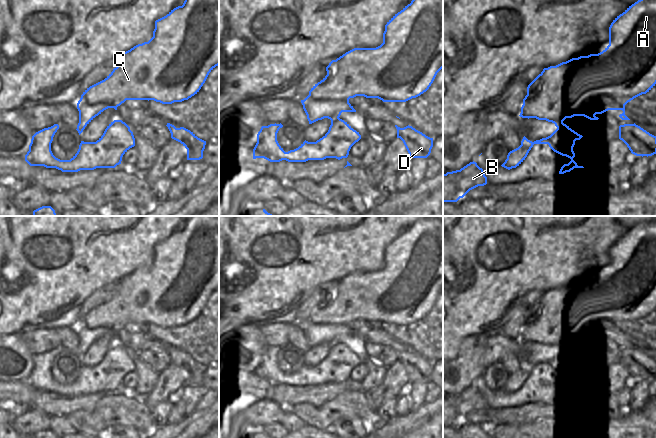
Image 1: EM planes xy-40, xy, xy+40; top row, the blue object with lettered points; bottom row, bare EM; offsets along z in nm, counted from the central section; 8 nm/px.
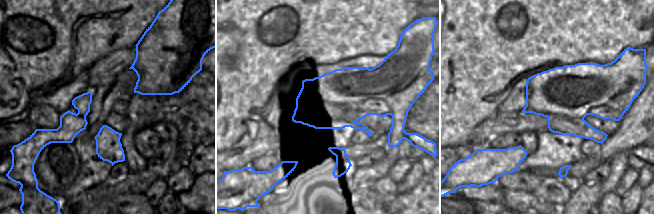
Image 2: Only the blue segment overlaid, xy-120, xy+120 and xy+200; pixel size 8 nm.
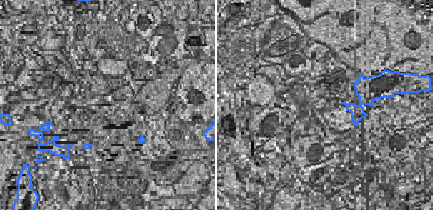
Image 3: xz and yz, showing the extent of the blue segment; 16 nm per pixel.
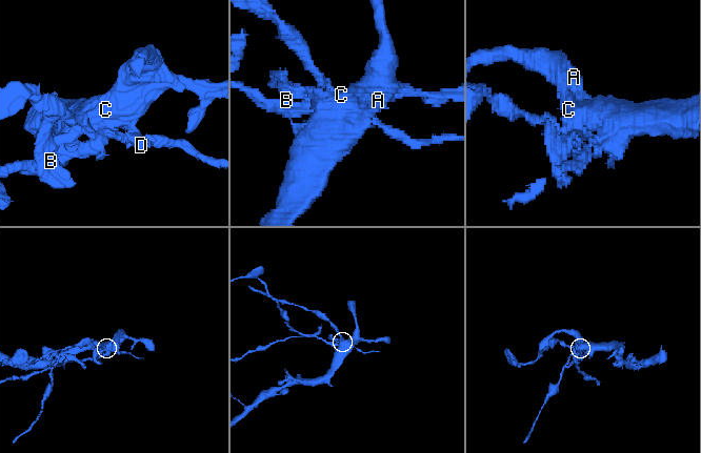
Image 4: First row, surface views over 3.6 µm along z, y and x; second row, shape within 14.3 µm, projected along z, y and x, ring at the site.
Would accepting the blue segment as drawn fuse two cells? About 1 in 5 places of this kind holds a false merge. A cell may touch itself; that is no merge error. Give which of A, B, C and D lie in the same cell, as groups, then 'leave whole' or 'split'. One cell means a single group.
A C D / B | split

